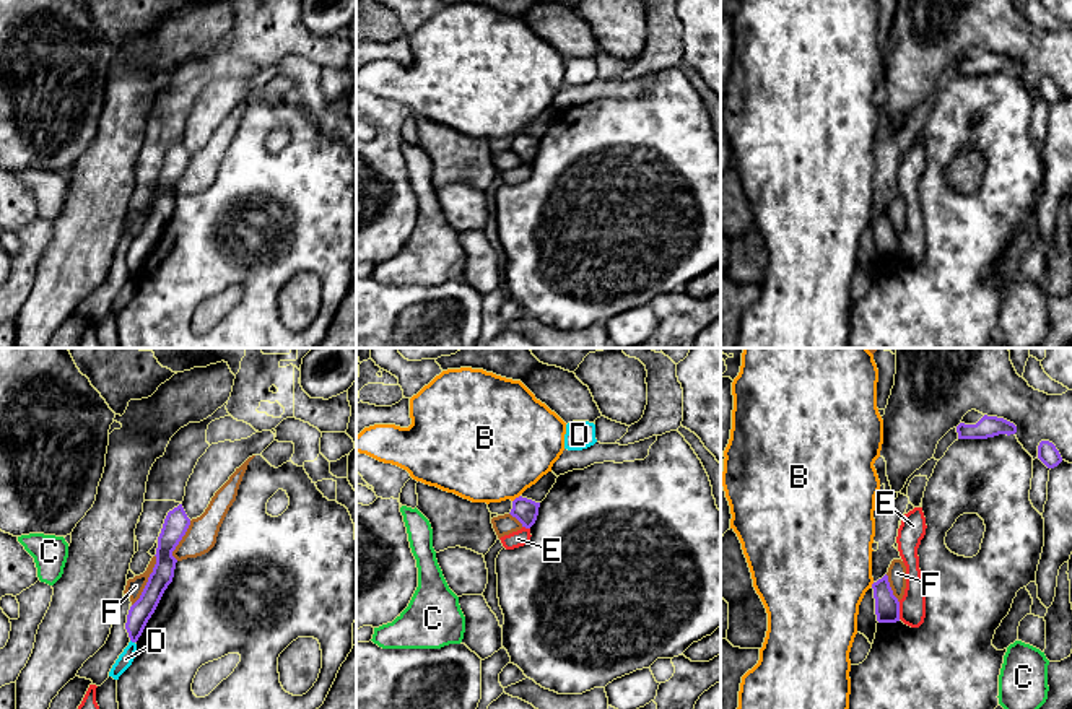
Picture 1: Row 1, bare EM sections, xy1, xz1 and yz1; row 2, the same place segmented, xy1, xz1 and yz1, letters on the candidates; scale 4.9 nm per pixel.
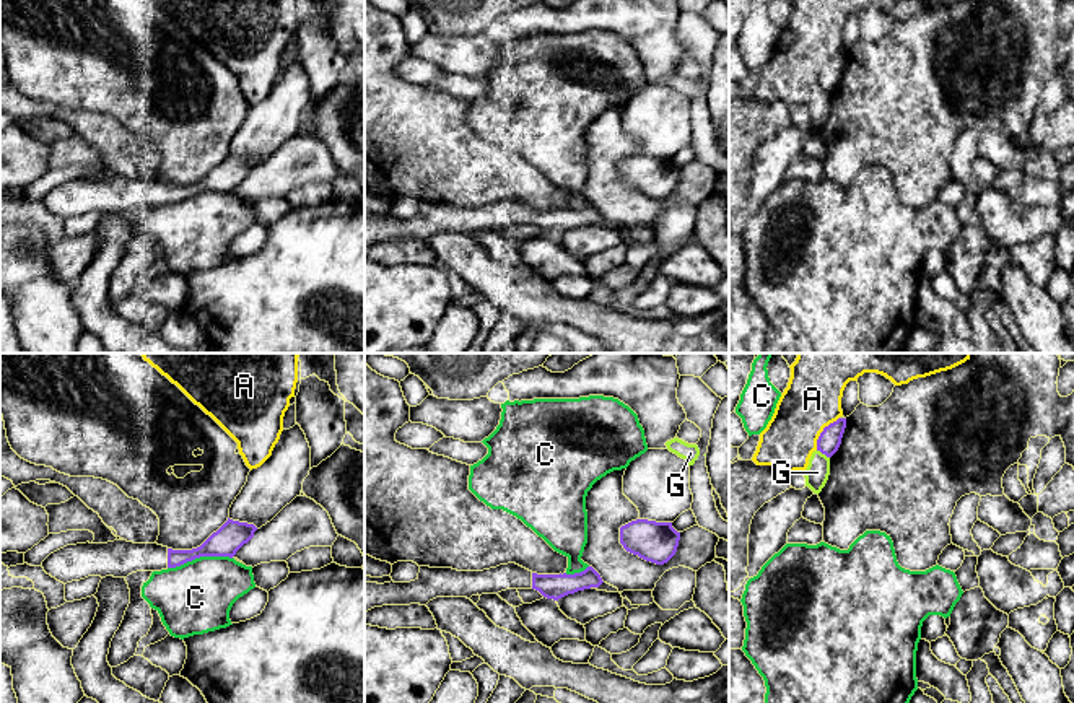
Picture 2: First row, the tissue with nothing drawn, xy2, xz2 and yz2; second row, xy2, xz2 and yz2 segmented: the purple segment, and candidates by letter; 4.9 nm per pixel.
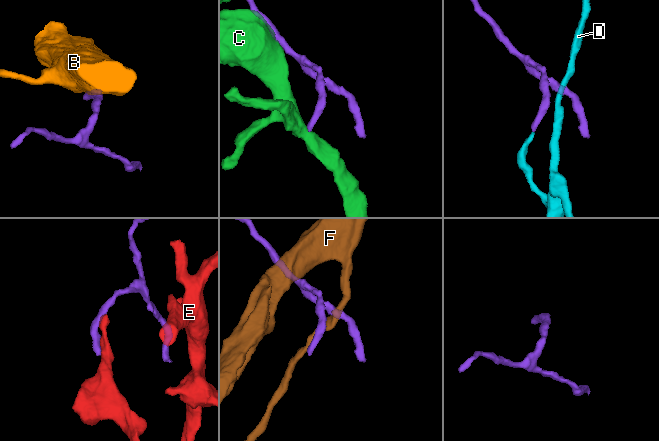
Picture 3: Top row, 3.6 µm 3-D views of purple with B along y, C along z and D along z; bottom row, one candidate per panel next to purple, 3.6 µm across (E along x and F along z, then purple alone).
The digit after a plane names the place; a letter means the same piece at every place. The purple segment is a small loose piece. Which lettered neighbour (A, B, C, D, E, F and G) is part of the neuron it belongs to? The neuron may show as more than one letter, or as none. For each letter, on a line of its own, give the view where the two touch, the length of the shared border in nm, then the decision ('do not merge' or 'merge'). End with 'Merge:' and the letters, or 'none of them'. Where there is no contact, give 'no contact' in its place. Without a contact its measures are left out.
A: contact in yz2; length 200 nm; do not merge
B: contact in xz1; length 50 nm; do not merge
C: contact in xy2; length 320 nm; do not merge
D: contact in xy1; length 30 nm; do not merge
E: contact in yz1; length 90 nm; do not merge
F: contact in xy1; length 280 nm; do not merge
G: contact in yz2; length 80 nm; do not merge
Merge: none of them

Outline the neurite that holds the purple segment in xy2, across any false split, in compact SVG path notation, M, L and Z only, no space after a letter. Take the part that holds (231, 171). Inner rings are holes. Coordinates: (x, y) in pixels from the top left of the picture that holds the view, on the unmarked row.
M228 153L216 168L192 186L172 186L158 179L133 179L127 176L67 181L50 189L42 197L42 203L63 220L88 212L127 213L137 207L176 203L200 192L233 194L254 172L255 166L254 159Z

